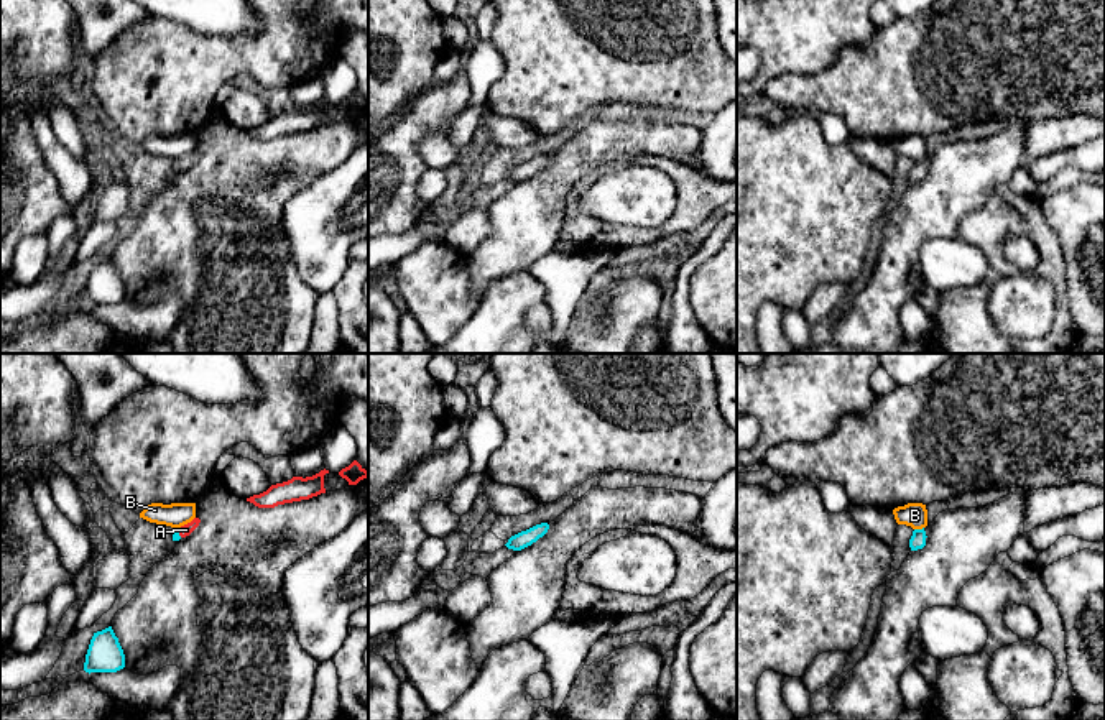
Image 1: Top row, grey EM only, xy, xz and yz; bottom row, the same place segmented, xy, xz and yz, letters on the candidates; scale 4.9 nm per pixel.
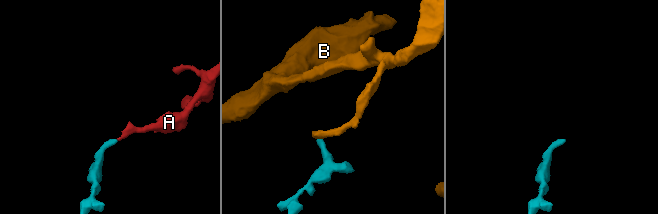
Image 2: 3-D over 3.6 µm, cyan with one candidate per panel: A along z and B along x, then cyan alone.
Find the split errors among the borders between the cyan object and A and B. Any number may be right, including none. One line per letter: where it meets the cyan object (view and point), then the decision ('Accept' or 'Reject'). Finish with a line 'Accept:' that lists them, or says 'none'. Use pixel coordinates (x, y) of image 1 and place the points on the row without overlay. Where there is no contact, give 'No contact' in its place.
A: Touches cyan at xy (178, 165). Accept
B: Touches cyan at yz (918, 161). Reject
Accept: A

